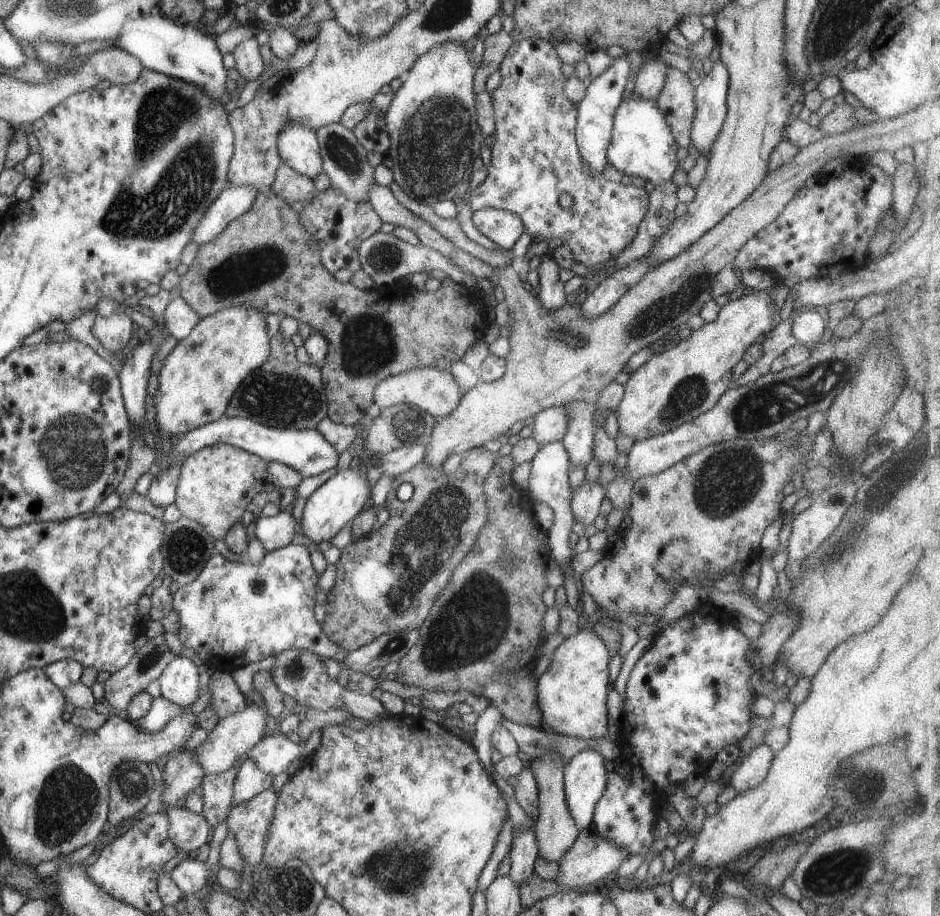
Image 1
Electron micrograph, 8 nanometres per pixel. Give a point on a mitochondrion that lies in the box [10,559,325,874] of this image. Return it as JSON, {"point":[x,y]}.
{"point":[68,799]}

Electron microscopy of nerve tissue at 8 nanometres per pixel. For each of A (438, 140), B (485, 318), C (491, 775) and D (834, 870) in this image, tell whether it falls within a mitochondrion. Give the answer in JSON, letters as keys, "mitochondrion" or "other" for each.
{"A":"mitochondrion","B":"other","C":"other","D":"mitochondrion"}

